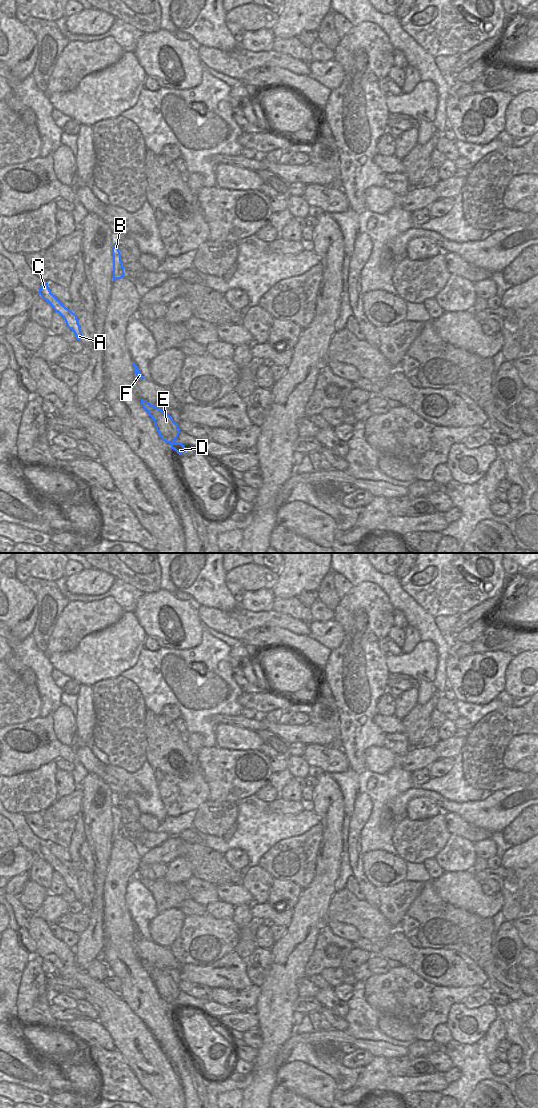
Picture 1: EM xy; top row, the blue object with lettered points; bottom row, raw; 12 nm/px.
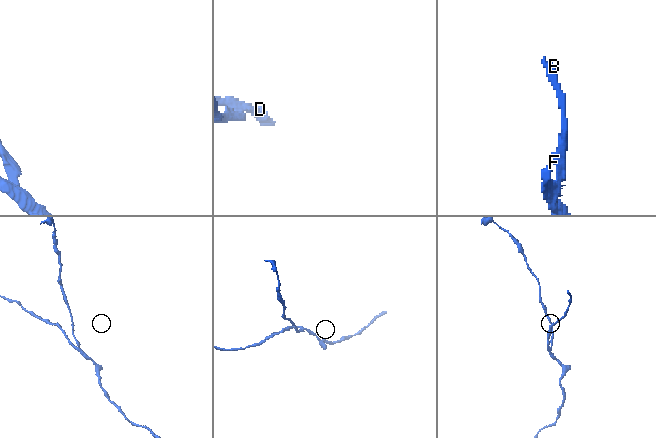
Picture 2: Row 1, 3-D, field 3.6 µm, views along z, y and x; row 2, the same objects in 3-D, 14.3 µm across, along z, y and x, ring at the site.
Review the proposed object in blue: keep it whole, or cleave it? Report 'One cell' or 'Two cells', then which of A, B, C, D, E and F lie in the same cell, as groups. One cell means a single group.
Two cells. Groups: A C D E / B F

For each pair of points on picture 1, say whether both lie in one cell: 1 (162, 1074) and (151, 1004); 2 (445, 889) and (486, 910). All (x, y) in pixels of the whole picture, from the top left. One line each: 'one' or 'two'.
1: two
2: one

